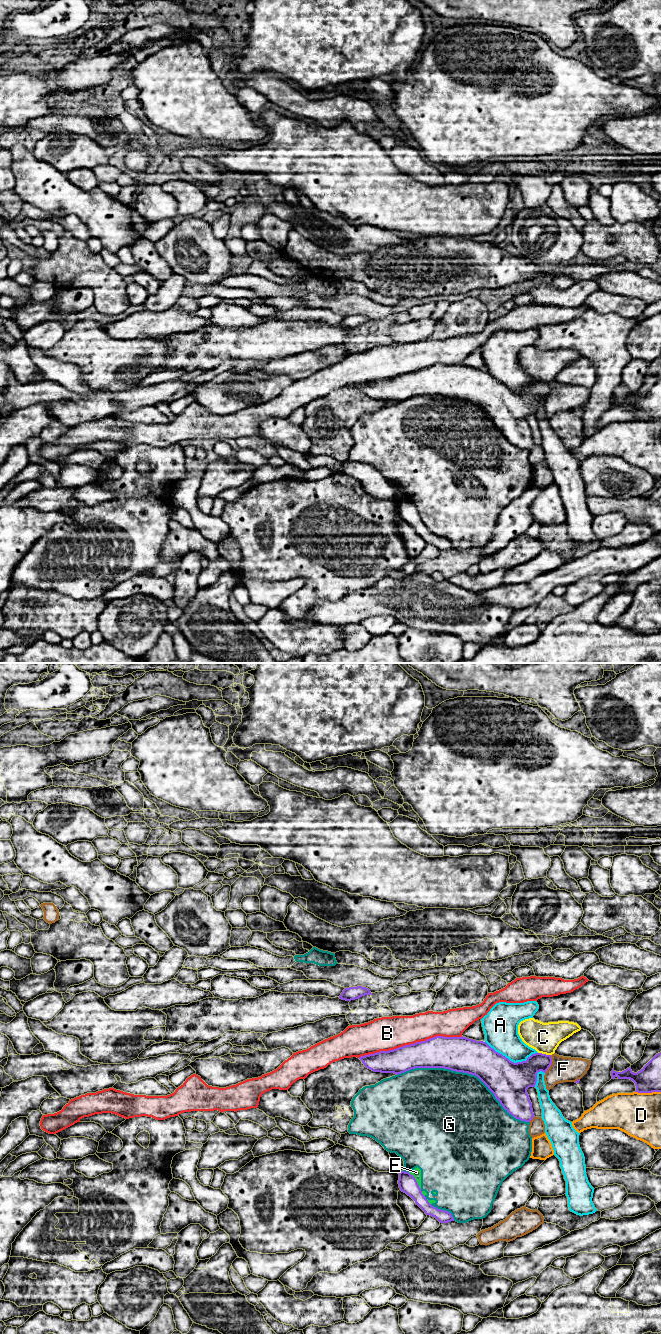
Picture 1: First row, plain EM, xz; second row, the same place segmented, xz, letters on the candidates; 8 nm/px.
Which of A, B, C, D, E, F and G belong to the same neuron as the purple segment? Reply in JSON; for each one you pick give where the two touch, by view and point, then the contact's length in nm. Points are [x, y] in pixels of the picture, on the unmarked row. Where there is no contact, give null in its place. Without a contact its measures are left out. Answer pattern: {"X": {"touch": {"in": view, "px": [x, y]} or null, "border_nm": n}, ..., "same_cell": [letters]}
{"same_cell": []}

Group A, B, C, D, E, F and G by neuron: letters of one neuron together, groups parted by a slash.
A / B / C / D / E G / F

